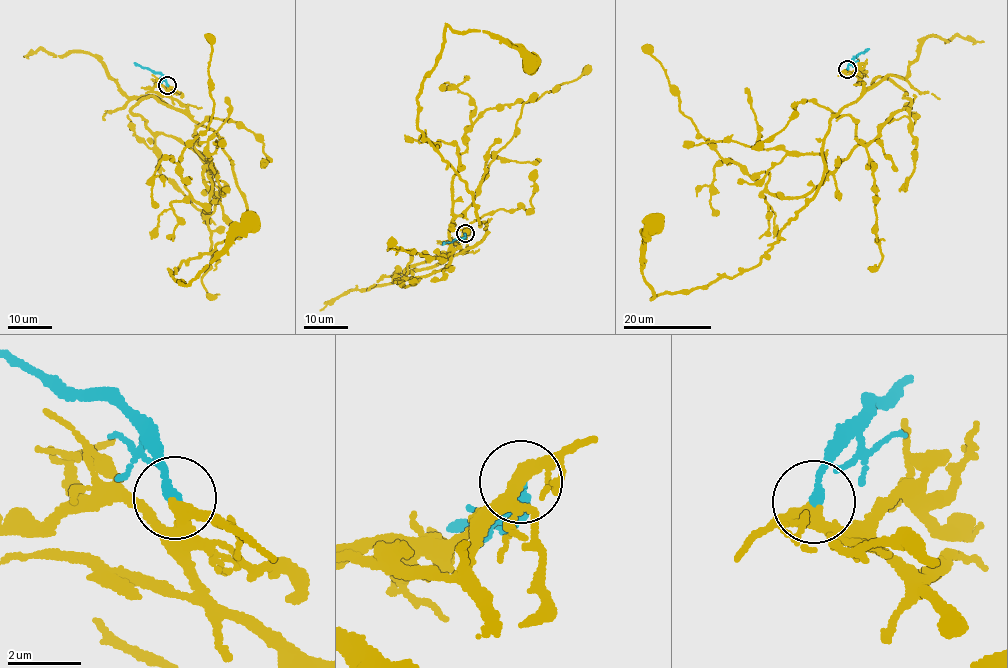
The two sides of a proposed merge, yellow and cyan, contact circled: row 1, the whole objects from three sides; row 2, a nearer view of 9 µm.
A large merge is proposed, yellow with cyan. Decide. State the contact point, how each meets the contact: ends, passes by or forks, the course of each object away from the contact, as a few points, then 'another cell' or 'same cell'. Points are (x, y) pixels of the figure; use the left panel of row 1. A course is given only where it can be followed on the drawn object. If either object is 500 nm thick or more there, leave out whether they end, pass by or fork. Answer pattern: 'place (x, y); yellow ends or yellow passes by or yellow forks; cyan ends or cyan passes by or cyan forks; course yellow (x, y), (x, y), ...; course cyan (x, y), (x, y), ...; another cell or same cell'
place (167, 85); yellow passes by; cyan ends; course yellow (167, 84), (218, 136), (248, 219), (242, 235), (184, 260), (174, 279), (196, 278), (249, 218); course cyan (168, 85), (159, 73), (134, 62); same cell

